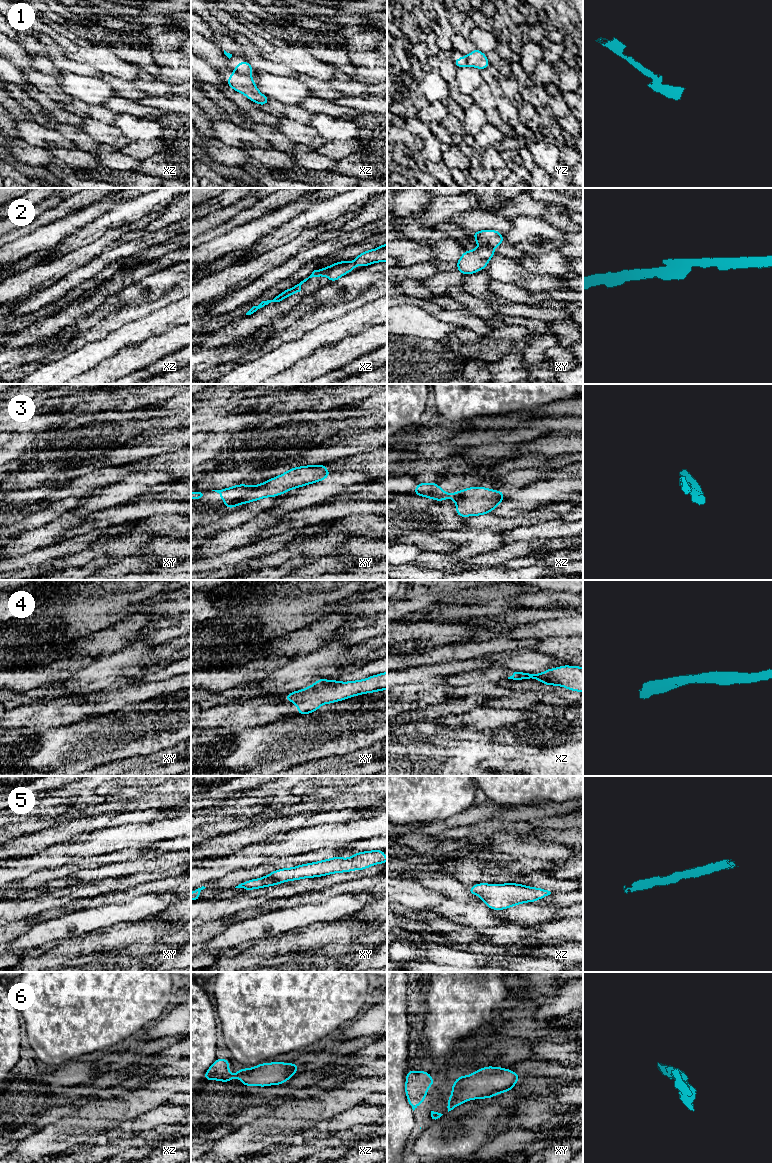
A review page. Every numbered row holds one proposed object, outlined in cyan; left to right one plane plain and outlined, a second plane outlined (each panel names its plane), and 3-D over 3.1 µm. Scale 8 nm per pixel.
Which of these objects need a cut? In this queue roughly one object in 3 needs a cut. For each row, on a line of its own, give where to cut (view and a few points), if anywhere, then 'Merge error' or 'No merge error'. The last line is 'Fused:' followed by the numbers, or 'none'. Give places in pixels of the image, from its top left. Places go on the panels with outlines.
1: Split along xz (235, 70), (250, 75). Merge error
2: Split along xy (481, 246), (492, 248). Merge error
3: No split. No merge error
4: No split. No merge error
5: No split. No merge error
6: No split. No merge error
Fused: 1, 2

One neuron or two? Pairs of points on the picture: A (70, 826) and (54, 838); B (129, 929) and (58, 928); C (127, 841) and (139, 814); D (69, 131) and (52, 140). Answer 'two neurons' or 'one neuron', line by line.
A: one neuron
B: two neurons
C: two neurons
D: two neurons

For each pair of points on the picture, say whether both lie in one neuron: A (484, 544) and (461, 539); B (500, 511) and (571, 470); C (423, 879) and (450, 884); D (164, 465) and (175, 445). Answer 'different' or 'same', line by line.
A: same
B: different
C: same
D: different

